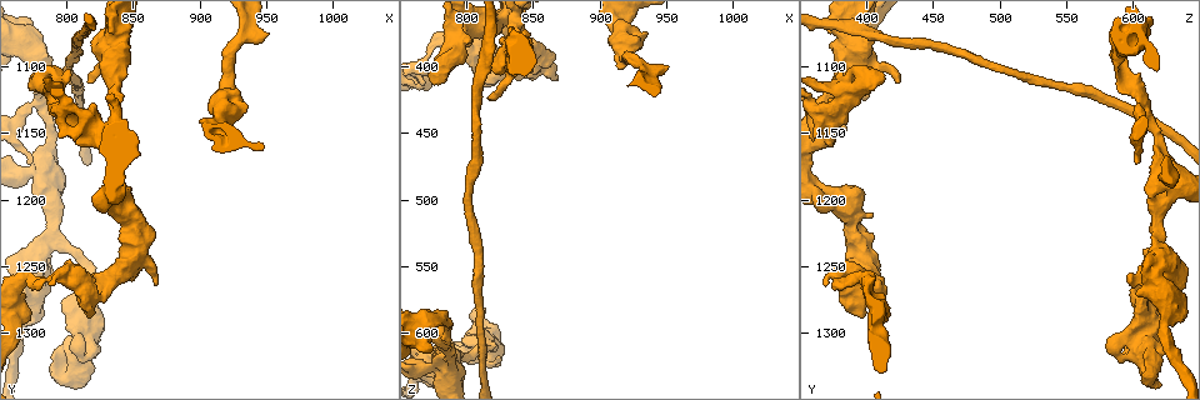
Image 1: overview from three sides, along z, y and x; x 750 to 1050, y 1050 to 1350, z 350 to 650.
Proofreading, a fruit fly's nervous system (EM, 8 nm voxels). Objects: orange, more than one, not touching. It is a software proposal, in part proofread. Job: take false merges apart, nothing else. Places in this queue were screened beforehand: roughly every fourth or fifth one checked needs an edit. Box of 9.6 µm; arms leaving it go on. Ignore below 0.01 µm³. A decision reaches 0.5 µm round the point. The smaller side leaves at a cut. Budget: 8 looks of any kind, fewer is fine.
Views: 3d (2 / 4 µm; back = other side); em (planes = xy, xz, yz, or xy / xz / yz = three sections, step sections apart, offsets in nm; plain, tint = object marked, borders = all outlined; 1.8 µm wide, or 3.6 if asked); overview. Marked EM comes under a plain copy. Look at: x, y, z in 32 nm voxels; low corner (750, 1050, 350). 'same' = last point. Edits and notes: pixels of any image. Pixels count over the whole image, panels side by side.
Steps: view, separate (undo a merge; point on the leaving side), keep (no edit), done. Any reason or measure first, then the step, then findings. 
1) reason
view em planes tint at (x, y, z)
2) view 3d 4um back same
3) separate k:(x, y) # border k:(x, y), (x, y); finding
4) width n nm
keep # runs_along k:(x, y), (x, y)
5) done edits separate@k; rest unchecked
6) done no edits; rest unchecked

view em 3.6um planes borders at (814, 1296, 608)

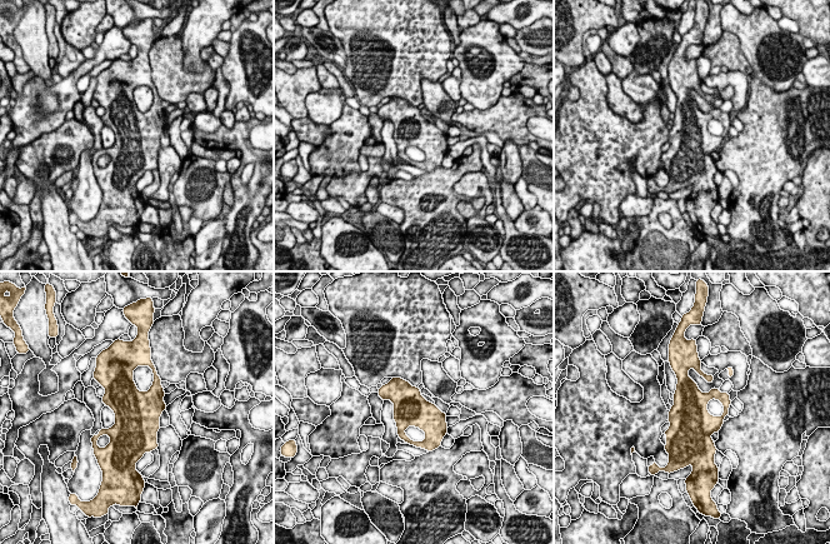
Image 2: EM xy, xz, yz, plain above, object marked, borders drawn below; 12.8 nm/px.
keep # continuous, no second cell

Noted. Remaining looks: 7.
calibre changes
view 3d 4um back at (788, 1234, 620)

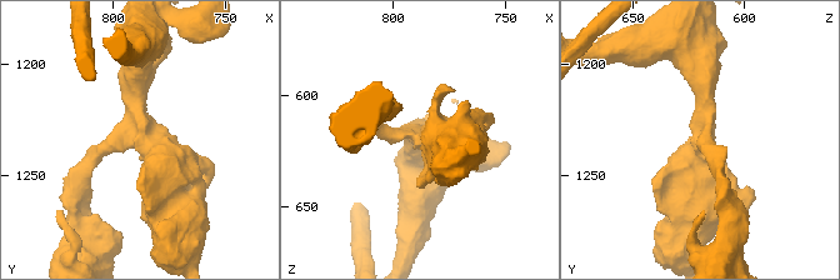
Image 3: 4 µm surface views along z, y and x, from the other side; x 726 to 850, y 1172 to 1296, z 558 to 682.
view em planes tint at (787, 1234, 619)

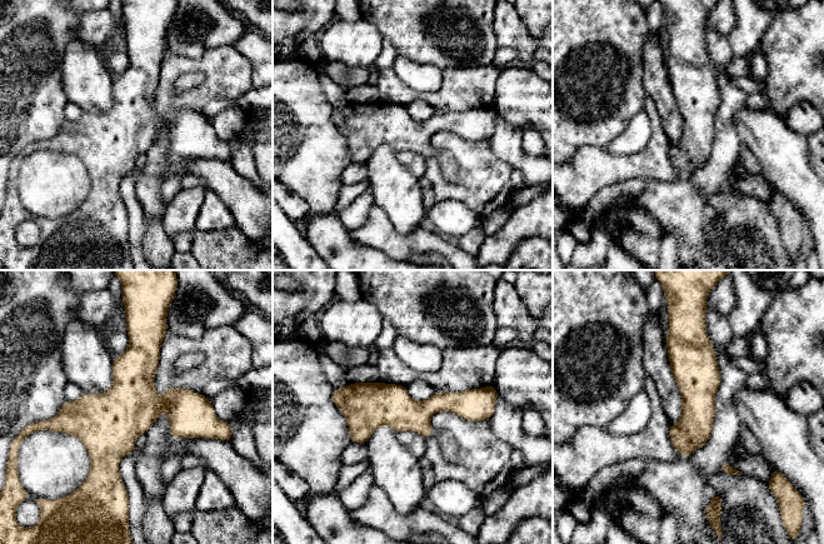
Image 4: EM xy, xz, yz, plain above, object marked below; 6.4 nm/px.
keep # all the same cell

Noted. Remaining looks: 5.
thin neck
view 3d 4um at (786, 1178, 628)

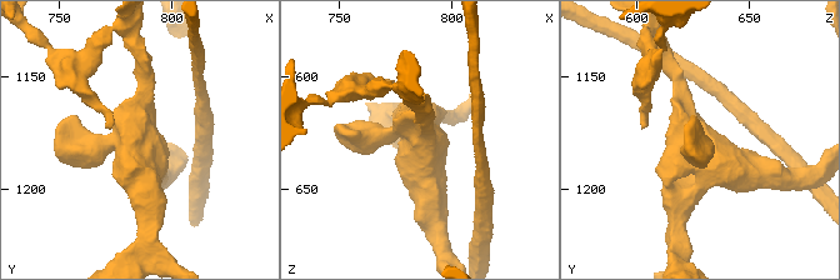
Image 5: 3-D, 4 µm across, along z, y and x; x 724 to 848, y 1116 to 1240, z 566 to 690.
view em 3.6um planes tint at (788, 1177, 627)

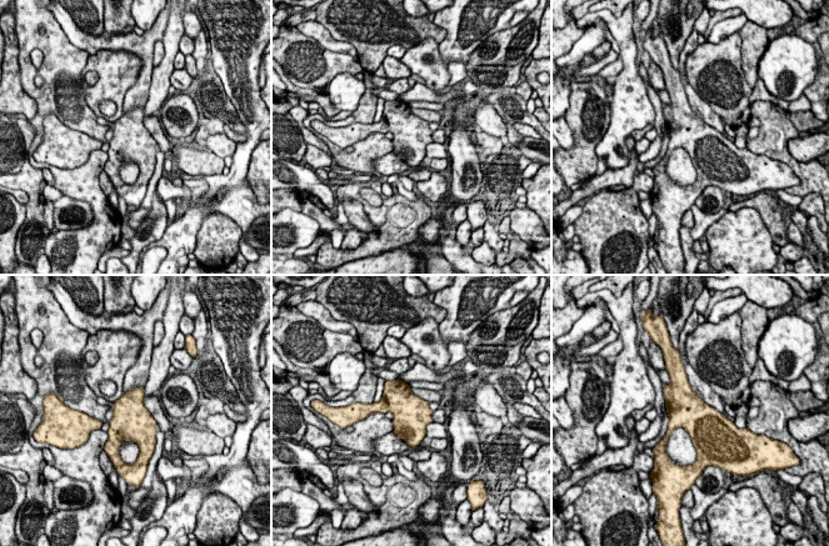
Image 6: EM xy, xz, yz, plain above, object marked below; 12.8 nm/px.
keep # one cell here

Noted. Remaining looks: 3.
done no edits; rest unchecked

